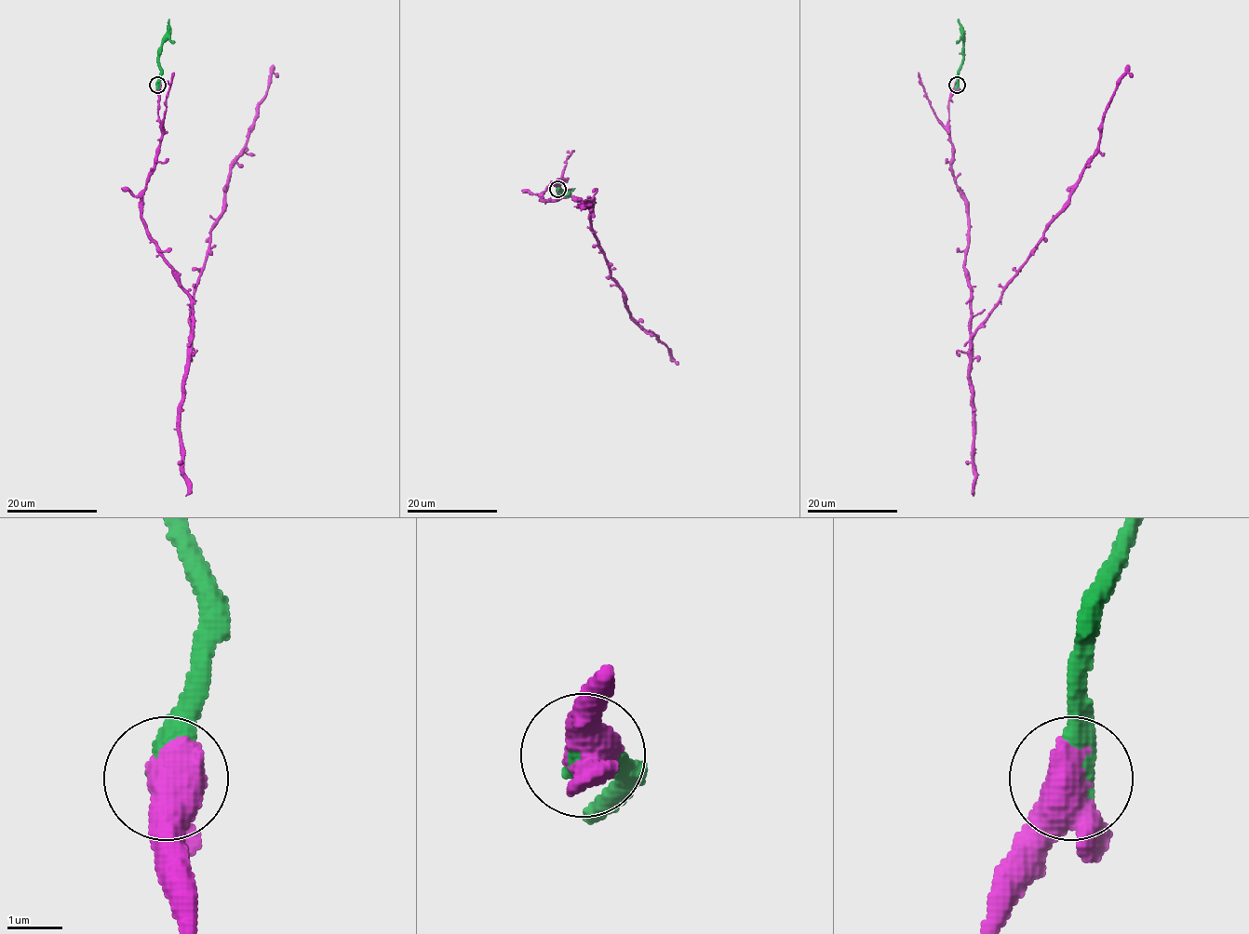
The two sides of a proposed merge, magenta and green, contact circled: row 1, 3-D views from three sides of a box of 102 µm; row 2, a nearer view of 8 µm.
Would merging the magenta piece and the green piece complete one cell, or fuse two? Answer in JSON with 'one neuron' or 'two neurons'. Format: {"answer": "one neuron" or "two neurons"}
{"answer": "one neuron"}

